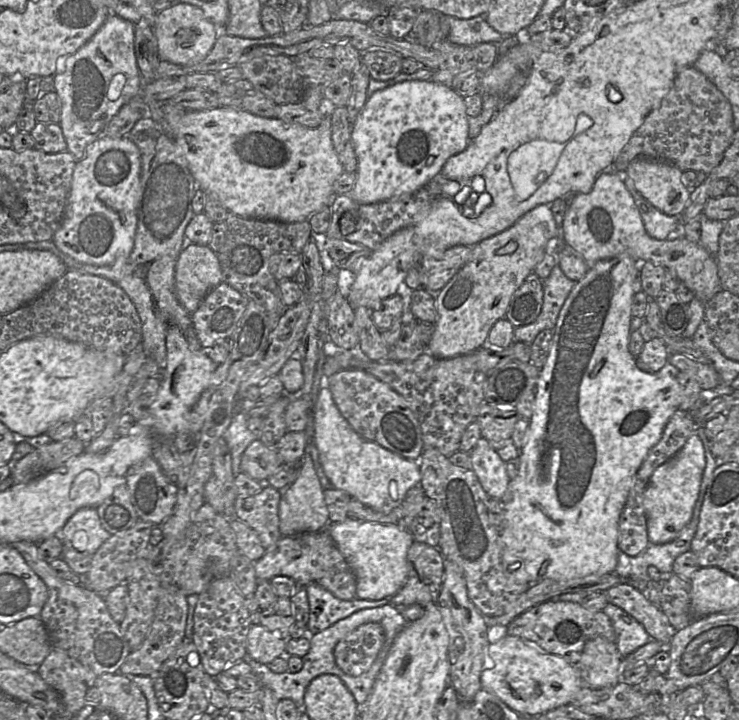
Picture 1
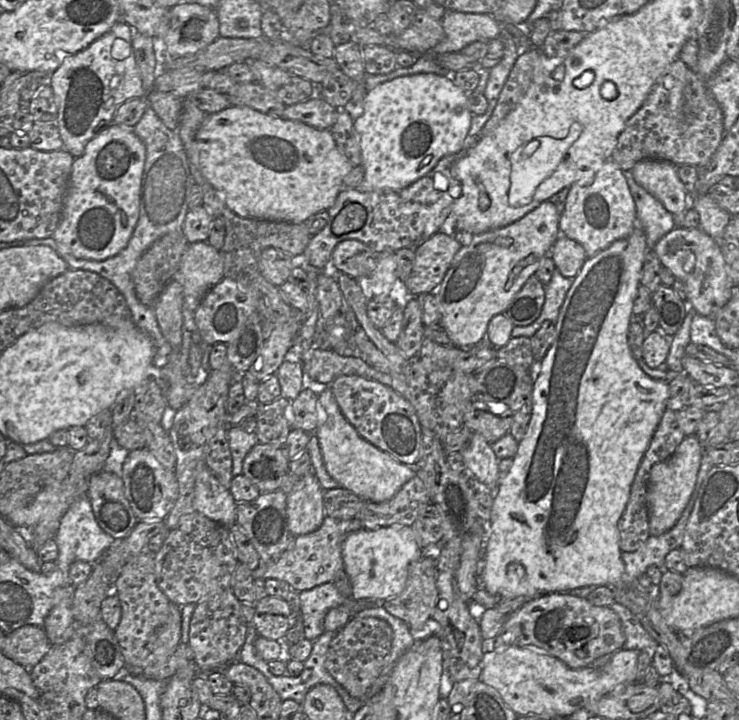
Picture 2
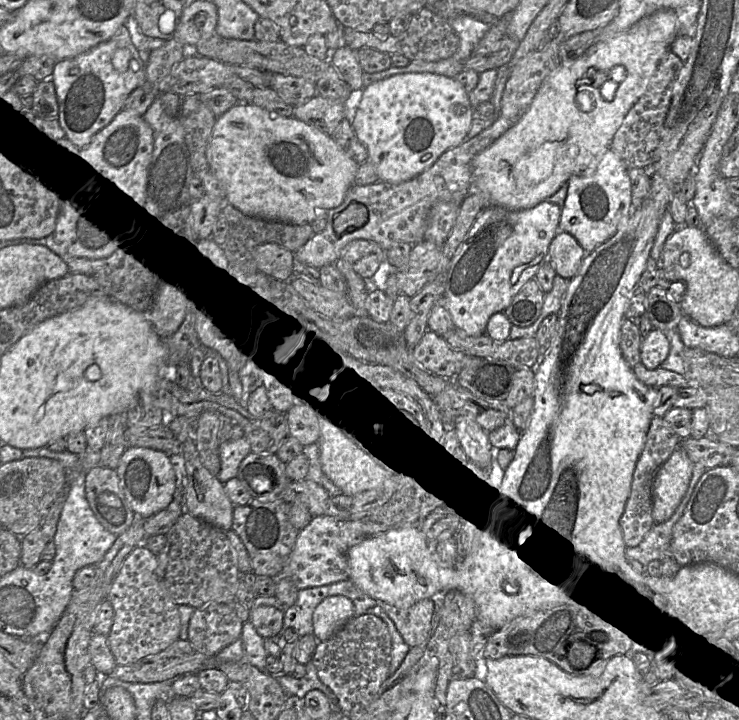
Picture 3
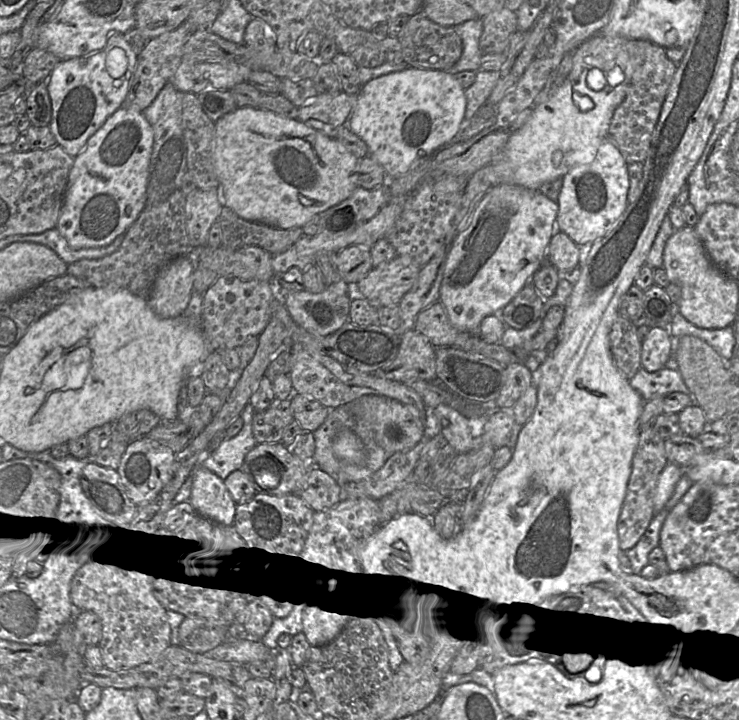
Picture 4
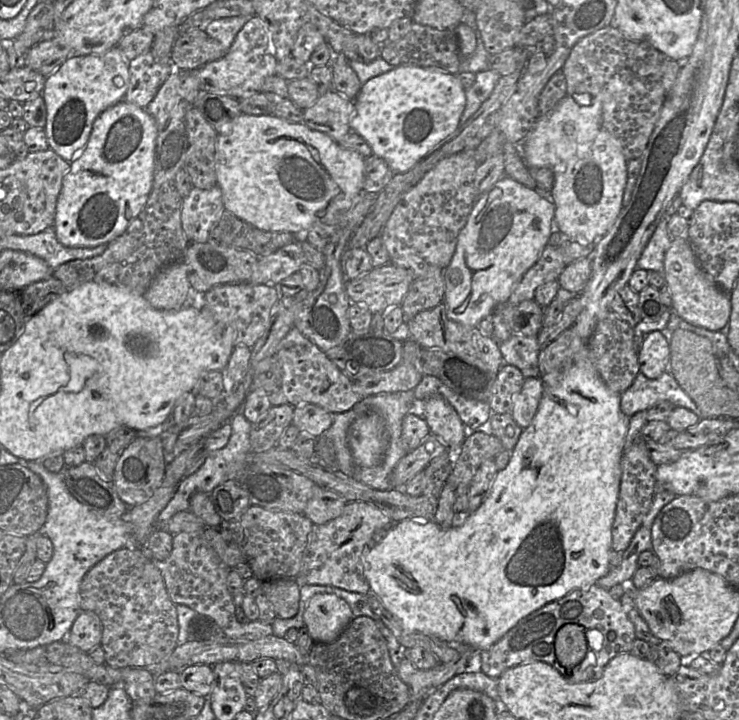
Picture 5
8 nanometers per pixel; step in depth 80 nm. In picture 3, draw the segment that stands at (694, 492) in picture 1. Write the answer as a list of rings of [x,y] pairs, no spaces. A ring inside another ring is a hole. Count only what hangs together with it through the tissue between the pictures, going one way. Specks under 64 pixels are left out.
[[[678,446],[657,470],[652,487],[654,523],[669,519],[688,489],[693,463]]]

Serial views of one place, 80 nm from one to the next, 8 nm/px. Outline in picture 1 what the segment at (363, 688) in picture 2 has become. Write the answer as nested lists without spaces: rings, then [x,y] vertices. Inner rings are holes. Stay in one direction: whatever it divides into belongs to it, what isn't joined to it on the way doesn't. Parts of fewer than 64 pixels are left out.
[[[366,623],[337,643],[334,657],[337,666],[350,676],[365,673],[385,642],[385,631],[379,623]]]

